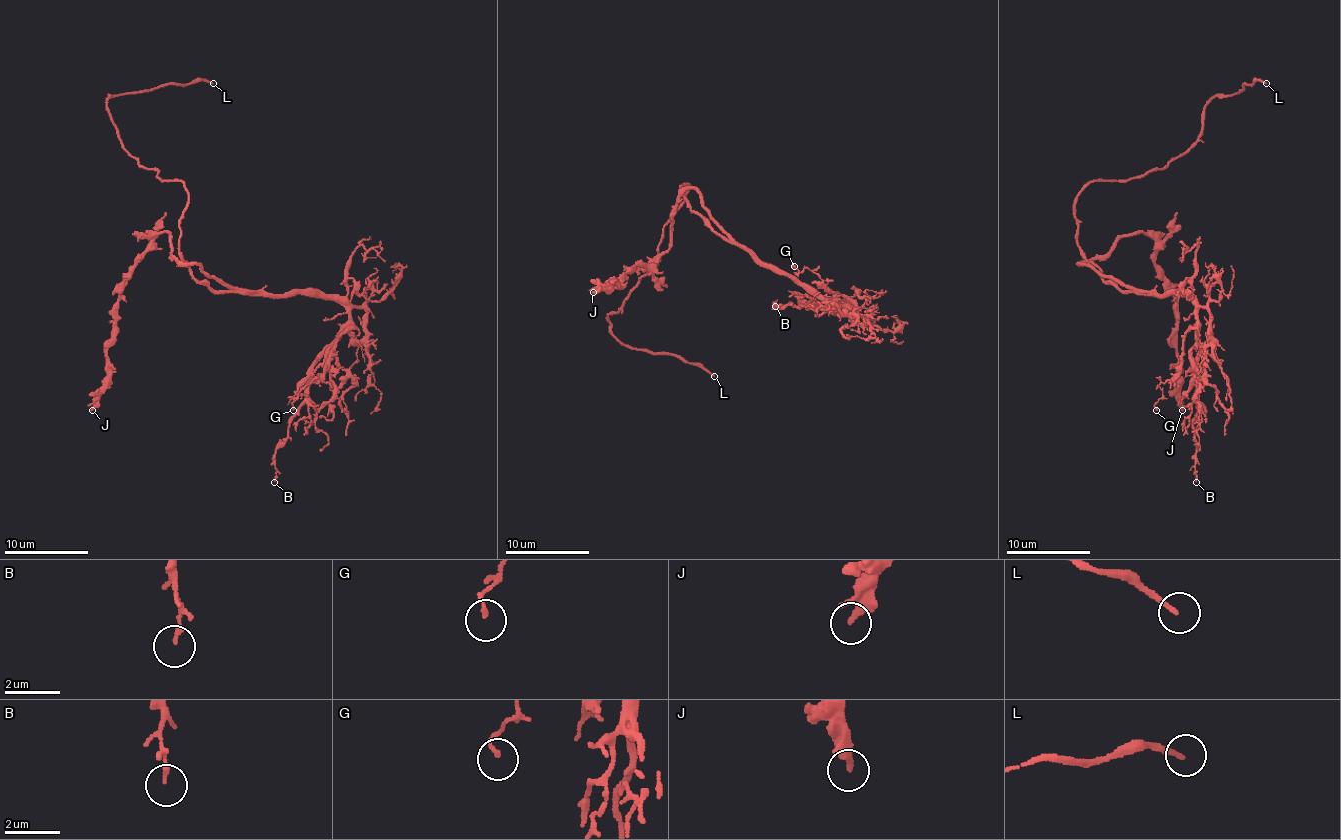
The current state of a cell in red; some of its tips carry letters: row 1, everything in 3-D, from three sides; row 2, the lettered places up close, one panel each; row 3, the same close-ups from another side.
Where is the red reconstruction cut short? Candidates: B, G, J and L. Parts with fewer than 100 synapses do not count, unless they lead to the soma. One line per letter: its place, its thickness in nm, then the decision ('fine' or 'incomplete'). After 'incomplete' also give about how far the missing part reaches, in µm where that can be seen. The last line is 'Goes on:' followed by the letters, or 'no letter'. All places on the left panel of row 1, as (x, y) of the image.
B: at (274, 482); 160 nm thick; fine
G: at (293, 410); 130 nm thick; fine
J: at (92, 410); 240 nm thick; fine
L: at (213, 83); 170 nm thick; incomplete; about 15 µm are missing
Goes on: L

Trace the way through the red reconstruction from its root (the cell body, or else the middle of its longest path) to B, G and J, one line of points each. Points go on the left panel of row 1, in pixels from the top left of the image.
B: (184, 261), (213, 291), (318, 293), (346, 309), (348, 328), (310, 370), (308, 400), (274, 454), (274, 482)
G: (184, 261), (213, 291), (318, 293), (346, 309), (348, 326), (329, 366), (300, 391), (293, 410)
J: (184, 261), (176, 259), (171, 238), (163, 232), (125, 278), (106, 351), (106, 389), (92, 410)

